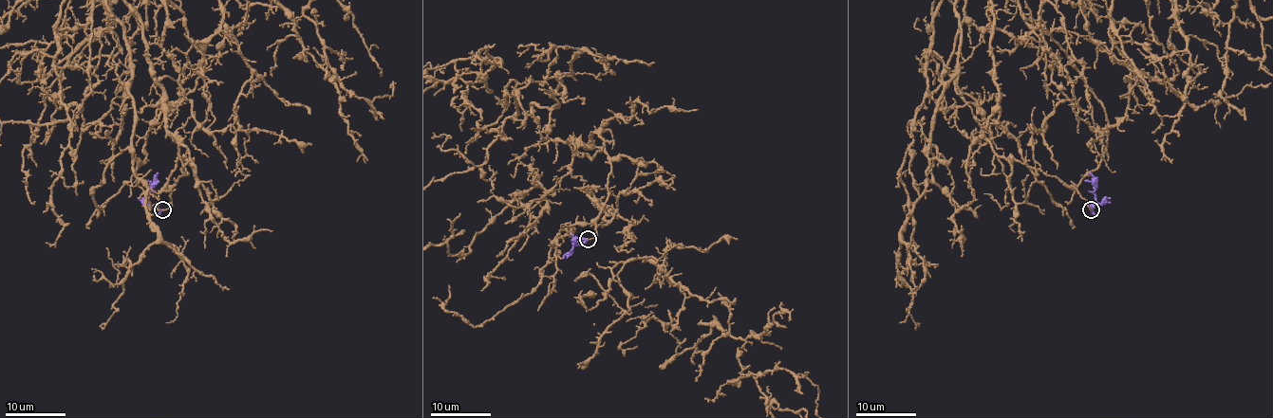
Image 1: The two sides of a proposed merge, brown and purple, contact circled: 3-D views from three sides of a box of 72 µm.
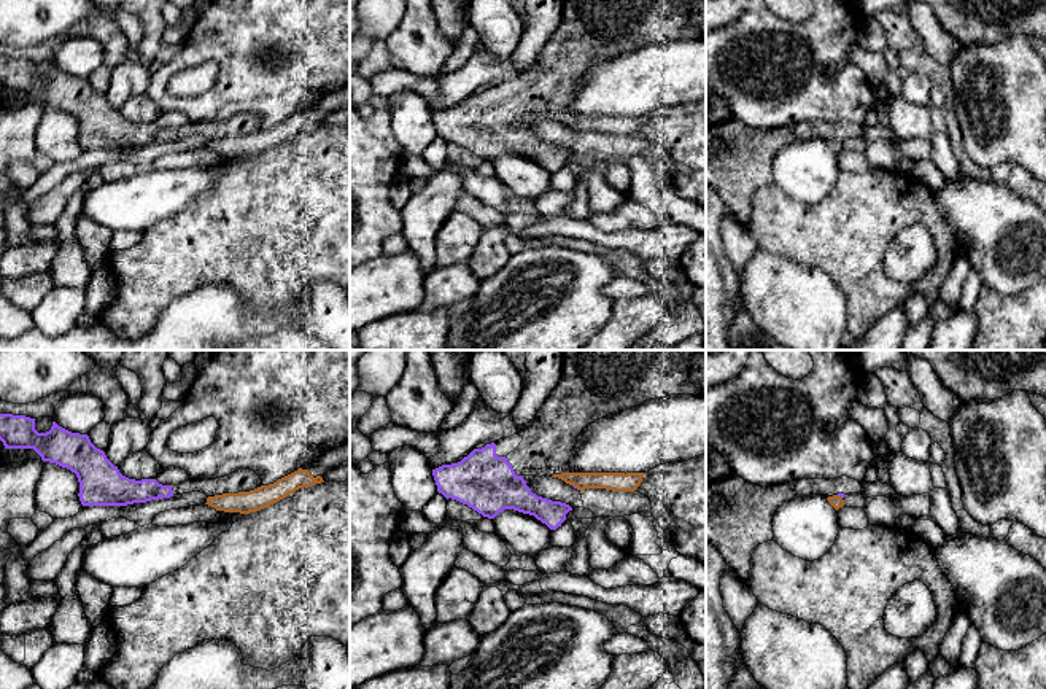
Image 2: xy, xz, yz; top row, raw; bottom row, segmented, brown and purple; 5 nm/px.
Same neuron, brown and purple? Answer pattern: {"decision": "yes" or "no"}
{"decision": "no"}

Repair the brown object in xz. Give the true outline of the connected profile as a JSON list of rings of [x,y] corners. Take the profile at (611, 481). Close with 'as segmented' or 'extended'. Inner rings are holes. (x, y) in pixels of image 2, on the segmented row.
[[[561,473],[553,474],[580,492],[585,489],[606,489],[612,492],[634,492],[644,477],[644,473]]]; as segmented

